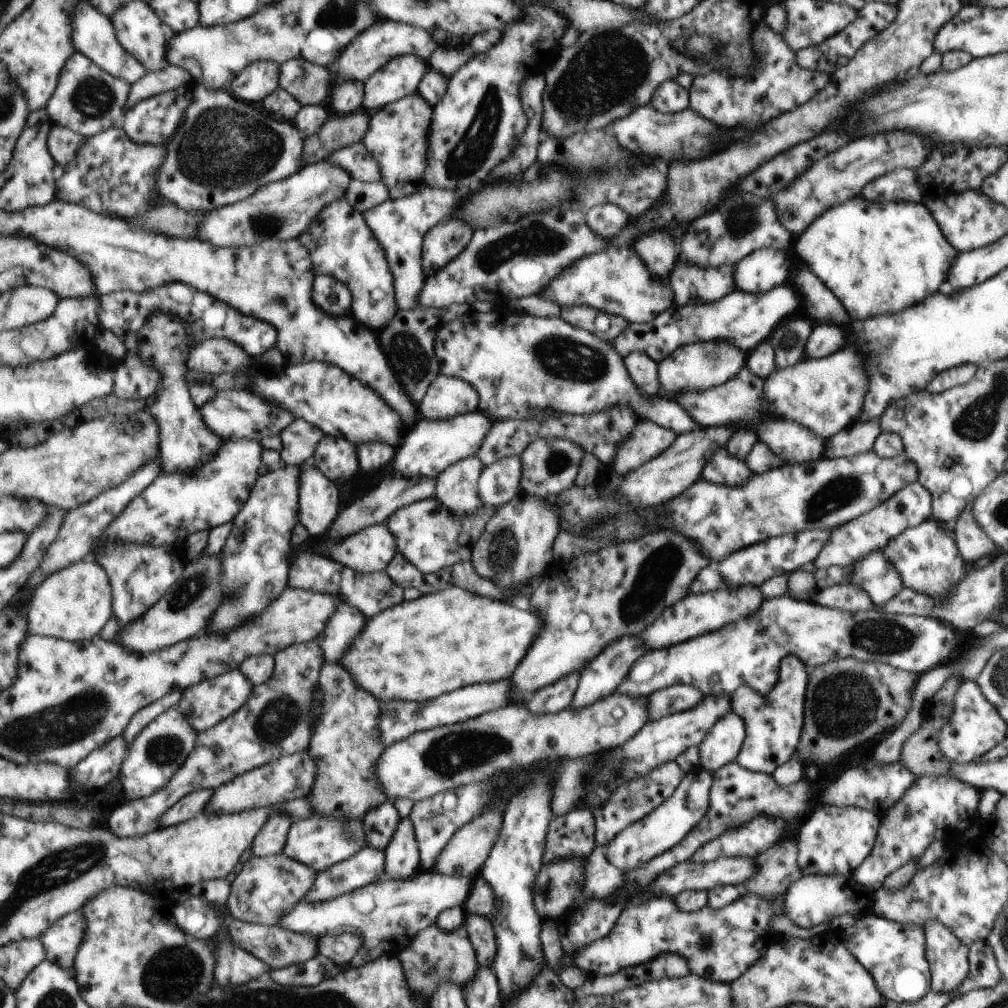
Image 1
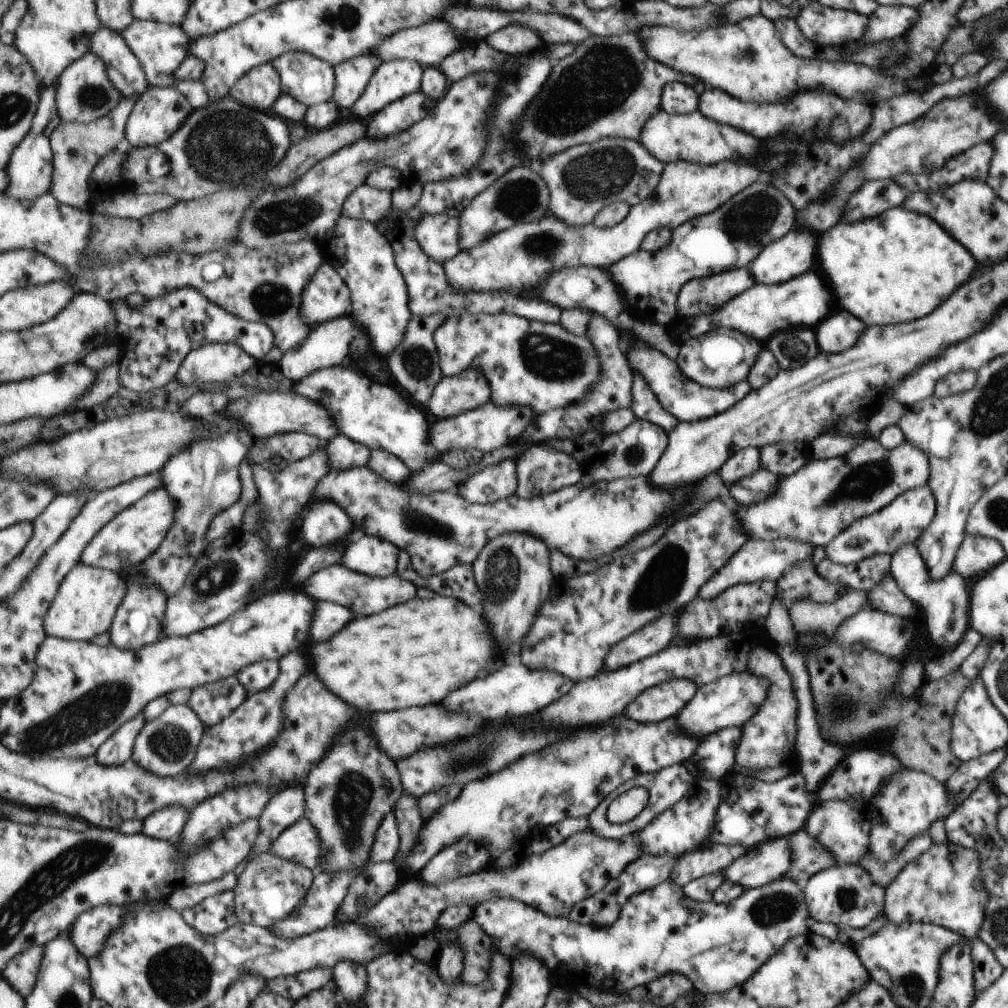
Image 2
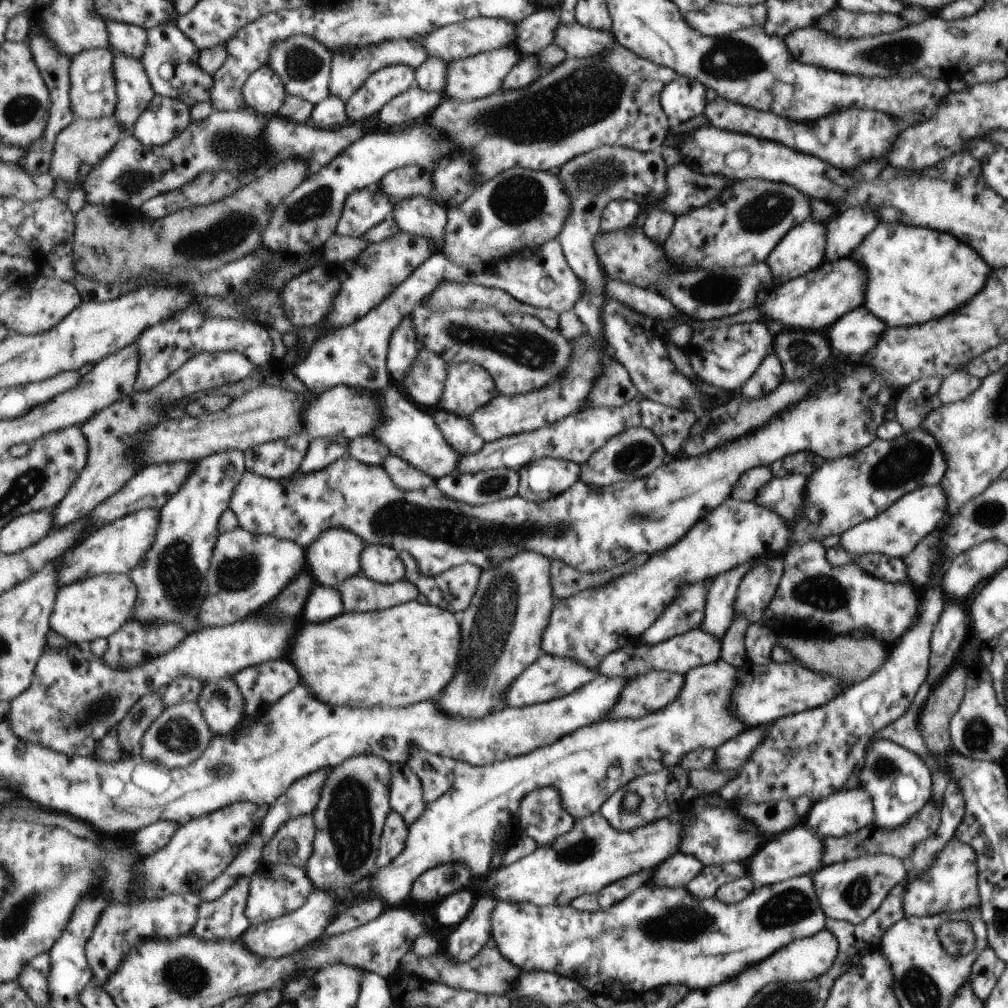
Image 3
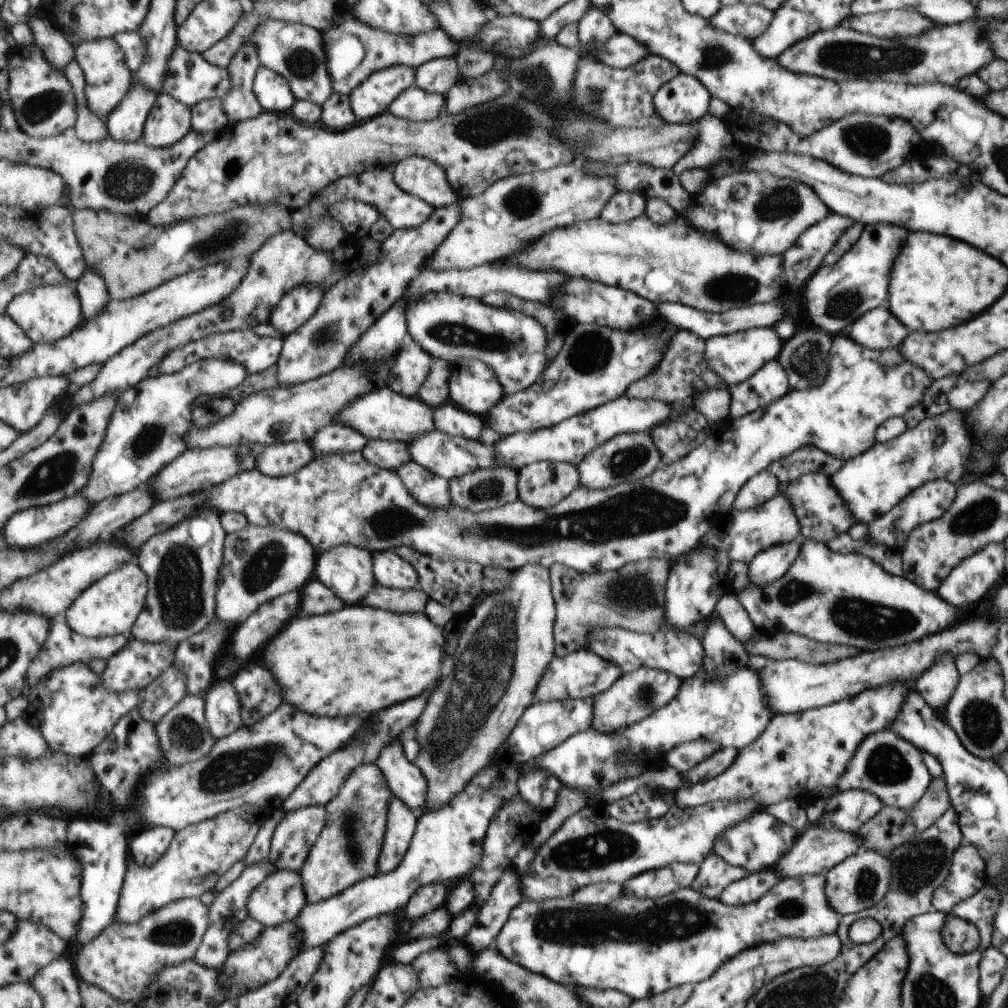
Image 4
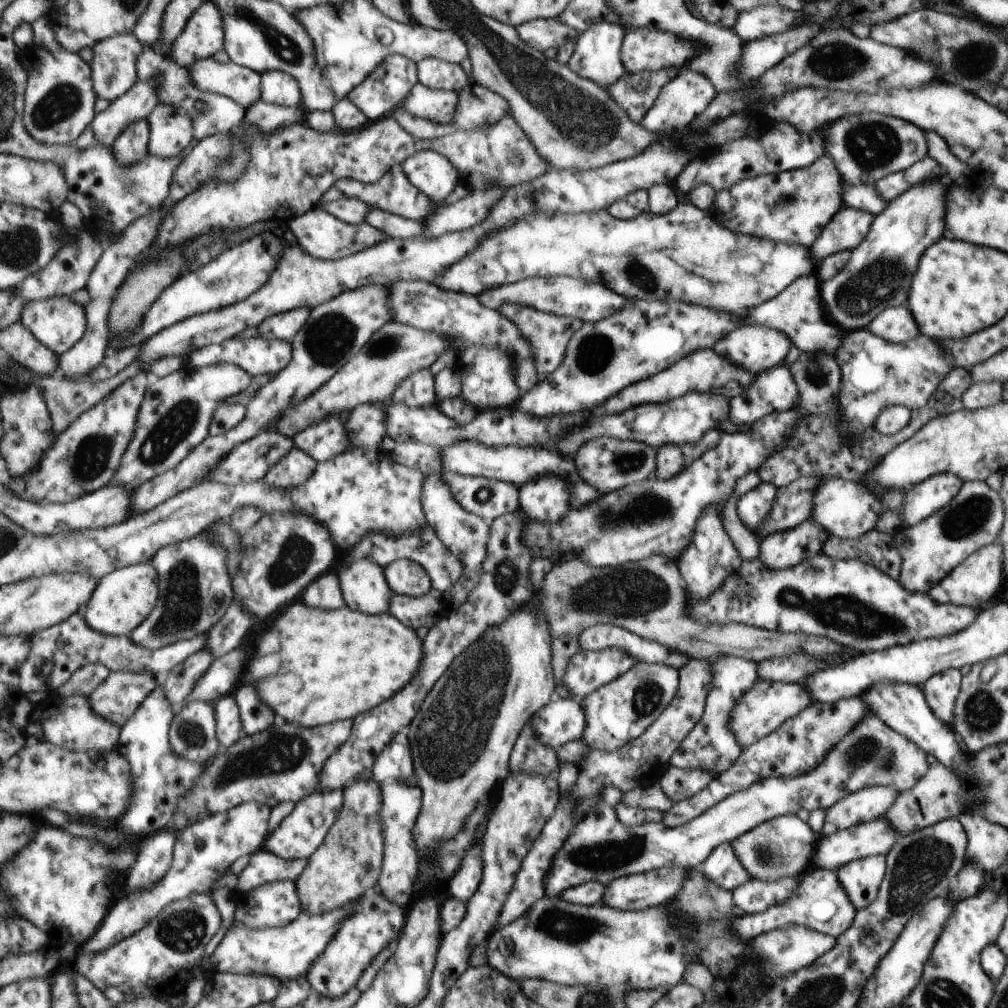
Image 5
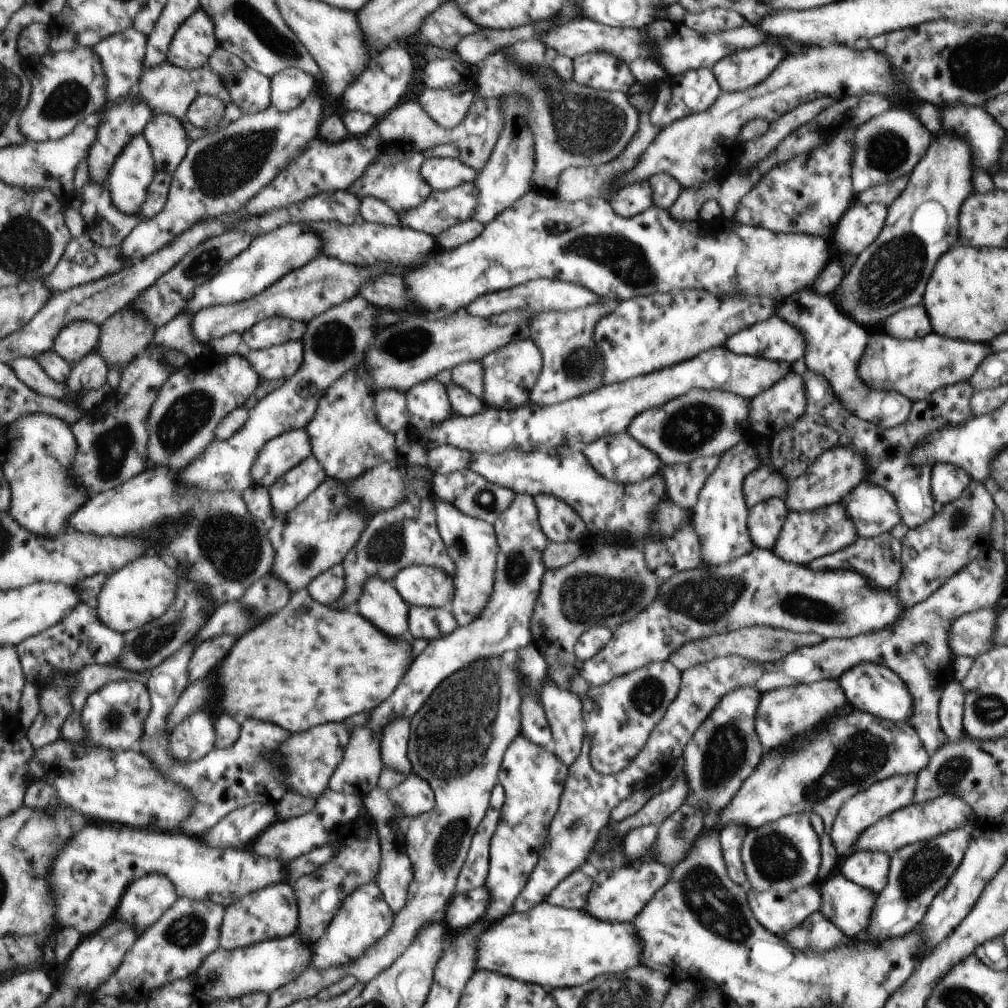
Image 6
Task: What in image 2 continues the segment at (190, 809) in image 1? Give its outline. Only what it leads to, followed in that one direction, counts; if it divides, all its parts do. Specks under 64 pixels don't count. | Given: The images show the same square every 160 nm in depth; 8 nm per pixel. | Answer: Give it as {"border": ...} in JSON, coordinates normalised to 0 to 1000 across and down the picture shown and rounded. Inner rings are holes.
{"border":[[[168,800],[142,813],[142,826],[156,833],[178,835],[188,812],[188,805],[184,800]]]}

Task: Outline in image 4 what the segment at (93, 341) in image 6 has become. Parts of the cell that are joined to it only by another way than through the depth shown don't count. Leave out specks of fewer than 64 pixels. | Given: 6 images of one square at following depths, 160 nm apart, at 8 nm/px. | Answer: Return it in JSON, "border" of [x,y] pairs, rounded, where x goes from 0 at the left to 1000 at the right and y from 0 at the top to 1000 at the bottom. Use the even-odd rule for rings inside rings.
{"border":[[[63,282],[41,284],[15,294],[7,304],[5,313],[17,319],[33,340],[55,340],[68,333],[82,321],[81,298],[75,288]]]}

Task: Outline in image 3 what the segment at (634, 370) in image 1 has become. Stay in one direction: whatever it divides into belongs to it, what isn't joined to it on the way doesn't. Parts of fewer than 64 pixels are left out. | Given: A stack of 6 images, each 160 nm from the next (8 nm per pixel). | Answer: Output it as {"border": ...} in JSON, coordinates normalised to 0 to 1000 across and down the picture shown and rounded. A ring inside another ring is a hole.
{"border":[[[636,394],[634,397],[635,422],[647,428],[660,443],[663,456],[674,453],[685,425],[693,411],[684,406],[659,404]]]}

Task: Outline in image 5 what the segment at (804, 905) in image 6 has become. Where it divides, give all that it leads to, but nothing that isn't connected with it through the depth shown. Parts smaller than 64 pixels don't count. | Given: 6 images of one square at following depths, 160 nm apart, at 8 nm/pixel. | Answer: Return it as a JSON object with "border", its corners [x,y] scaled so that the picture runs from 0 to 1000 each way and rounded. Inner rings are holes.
{"border":[[[785,870],[769,875],[757,875],[744,871],[725,884],[726,894],[729,902],[735,906],[754,906],[763,900],[780,896],[790,884],[792,874]]]}

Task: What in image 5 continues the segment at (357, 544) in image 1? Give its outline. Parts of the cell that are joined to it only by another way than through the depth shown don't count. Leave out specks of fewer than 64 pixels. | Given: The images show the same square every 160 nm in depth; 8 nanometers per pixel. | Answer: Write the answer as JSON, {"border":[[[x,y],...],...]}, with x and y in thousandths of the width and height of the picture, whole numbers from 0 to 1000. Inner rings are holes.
{"border":[[[392,554],[382,563],[383,574],[395,590],[422,592],[431,588],[431,571],[415,558],[406,554]]]}

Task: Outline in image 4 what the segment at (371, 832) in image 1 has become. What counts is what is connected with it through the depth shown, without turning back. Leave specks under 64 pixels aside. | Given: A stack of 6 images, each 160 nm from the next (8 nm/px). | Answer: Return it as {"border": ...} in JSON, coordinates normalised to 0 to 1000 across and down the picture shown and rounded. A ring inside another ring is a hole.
{"border":[[[389,792],[385,808],[384,826],[375,861],[378,867],[390,865],[398,859],[408,842],[408,835],[415,823],[416,807],[408,804],[400,794]]]}

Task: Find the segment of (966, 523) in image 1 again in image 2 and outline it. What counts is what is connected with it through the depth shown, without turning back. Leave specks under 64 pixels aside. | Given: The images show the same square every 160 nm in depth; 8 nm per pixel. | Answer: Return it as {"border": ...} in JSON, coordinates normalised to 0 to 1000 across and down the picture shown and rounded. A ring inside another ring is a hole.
{"border":[[[957,530],[954,541],[947,550],[944,565],[953,573],[961,574],[967,569],[981,566],[997,554],[989,536]]]}

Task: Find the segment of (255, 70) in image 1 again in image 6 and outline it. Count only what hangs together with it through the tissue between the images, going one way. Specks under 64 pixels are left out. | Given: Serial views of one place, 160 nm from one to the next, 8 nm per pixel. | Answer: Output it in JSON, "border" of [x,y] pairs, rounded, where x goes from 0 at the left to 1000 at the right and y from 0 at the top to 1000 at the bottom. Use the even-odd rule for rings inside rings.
{"border":[[[288,67],[270,76],[270,103],[280,112],[296,108],[317,86],[316,77],[305,70]]]}

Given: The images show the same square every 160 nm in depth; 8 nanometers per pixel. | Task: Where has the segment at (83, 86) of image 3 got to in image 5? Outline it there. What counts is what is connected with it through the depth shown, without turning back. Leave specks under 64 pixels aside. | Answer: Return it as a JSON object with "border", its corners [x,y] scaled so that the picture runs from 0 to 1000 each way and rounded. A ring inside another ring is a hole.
{"border":[[[133,32],[117,34],[105,38],[91,47],[91,71],[93,73],[93,90],[95,95],[108,99],[109,102],[116,100],[123,93],[129,91],[137,83],[137,60],[143,51],[143,44]]]}

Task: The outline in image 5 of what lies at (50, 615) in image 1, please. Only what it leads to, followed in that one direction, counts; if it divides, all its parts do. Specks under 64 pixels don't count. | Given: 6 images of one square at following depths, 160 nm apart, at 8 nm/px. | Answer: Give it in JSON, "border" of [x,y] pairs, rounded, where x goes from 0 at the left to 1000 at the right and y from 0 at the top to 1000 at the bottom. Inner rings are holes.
{"border":[[[150,558],[125,562],[107,569],[97,578],[93,591],[82,605],[88,621],[102,629],[130,631],[157,600],[158,576],[157,565]]]}

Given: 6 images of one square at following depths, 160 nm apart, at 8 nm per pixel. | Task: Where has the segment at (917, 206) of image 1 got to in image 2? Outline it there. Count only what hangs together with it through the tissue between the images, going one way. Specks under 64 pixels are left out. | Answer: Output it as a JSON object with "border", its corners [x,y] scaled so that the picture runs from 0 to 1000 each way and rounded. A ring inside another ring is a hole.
{"border":[[[893,203],[892,206],[884,206],[880,208],[880,212],[872,212],[872,216],[862,216],[862,218],[856,218],[856,220],[848,220],[848,222],[832,222],[832,224],[826,224],[822,230],[814,232],[813,234],[813,262],[816,266],[816,274],[820,274],[824,286],[828,288],[828,292],[832,292],[832,300],[836,300],[836,308],[840,308],[842,312],[850,313],[858,323],[878,323],[878,321],[886,321],[886,319],[902,319],[902,317],[908,317],[912,313],[918,313],[922,310],[926,310],[951,282],[959,280],[961,272],[965,270],[967,266],[967,260],[963,256],[963,252],[951,242],[947,240],[945,234],[941,234],[939,229],[935,228],[930,220],[922,216],[918,212],[910,212],[906,208],[898,208]]]}

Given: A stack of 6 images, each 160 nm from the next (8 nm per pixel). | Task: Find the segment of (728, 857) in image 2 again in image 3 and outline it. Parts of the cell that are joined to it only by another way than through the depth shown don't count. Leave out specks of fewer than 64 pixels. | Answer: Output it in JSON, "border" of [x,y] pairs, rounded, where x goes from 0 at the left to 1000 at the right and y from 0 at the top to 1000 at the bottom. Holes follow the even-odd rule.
{"border":[[[670,846],[658,857],[647,863],[645,874],[640,879],[680,882],[682,876],[697,861],[688,849]]]}

